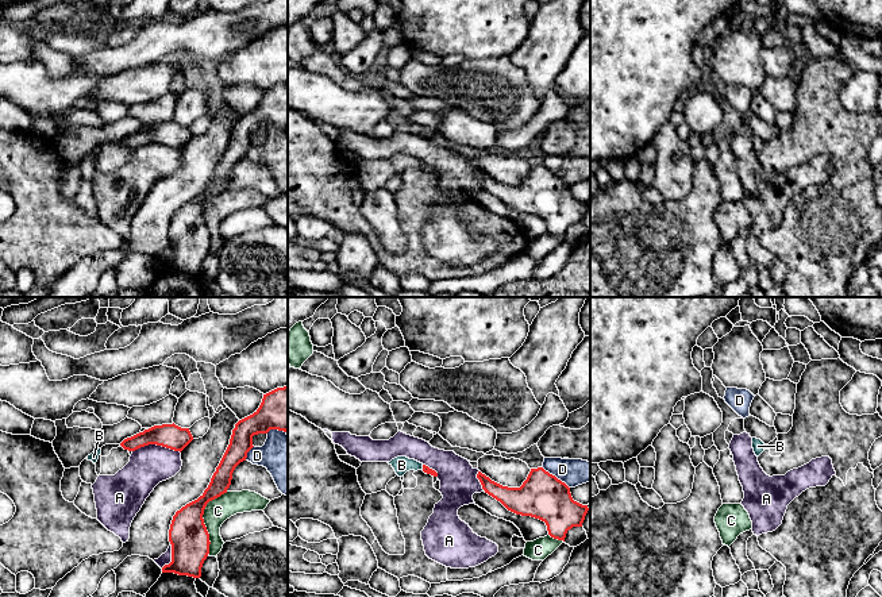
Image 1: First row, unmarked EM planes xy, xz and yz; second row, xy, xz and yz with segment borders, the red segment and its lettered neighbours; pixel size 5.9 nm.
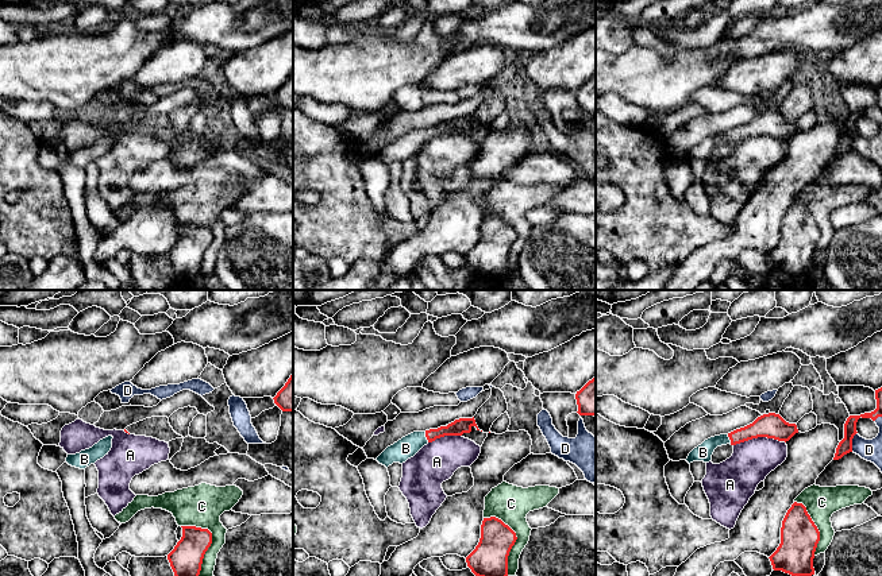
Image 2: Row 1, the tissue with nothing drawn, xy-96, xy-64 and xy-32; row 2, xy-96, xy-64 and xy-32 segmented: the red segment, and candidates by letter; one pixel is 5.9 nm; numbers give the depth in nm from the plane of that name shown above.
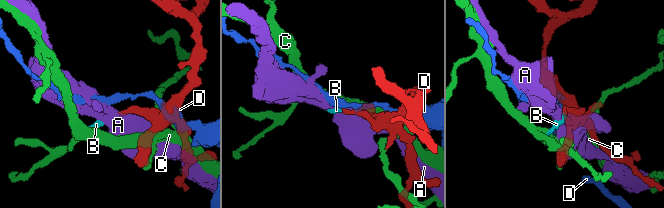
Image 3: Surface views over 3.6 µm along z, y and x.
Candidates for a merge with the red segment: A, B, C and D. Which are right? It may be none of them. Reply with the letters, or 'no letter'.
B

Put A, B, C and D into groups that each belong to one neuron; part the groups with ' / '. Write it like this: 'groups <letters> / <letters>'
groups A / B / C / D

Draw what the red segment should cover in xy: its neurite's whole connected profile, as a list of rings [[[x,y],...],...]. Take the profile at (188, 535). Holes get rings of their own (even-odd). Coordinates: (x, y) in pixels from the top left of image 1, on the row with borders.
[[[288,386],[263,394],[259,408],[235,424],[230,444],[208,488],[197,500],[176,512],[169,529],[172,562],[162,567],[162,573],[201,577],[211,544],[203,519],[204,509],[209,501],[227,493],[235,467],[246,461],[247,452],[254,447],[253,436],[270,430],[288,431]]]

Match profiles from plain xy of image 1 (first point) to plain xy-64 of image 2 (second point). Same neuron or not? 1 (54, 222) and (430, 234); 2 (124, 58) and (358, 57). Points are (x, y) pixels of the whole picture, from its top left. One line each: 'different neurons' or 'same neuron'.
1: different neurons
2: different neurons

